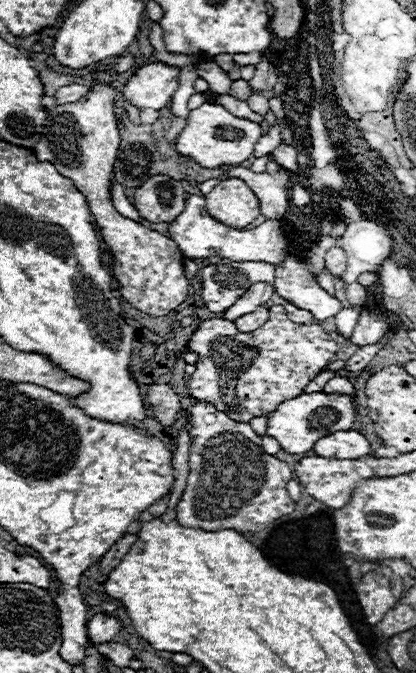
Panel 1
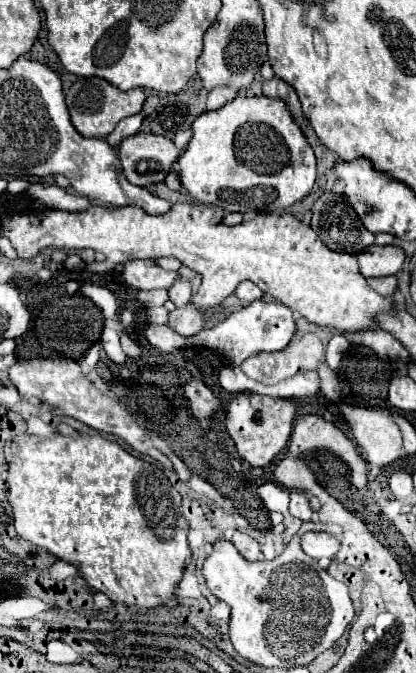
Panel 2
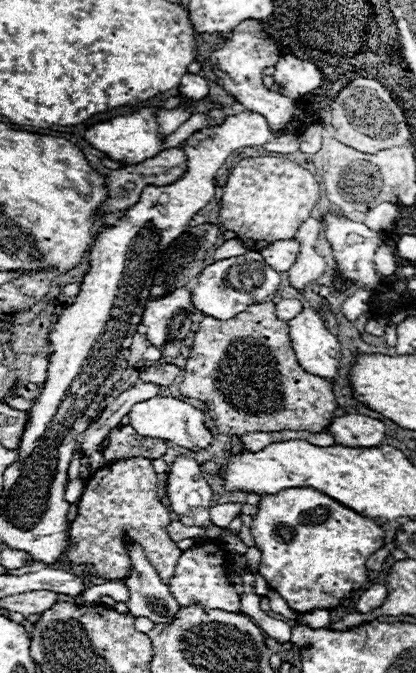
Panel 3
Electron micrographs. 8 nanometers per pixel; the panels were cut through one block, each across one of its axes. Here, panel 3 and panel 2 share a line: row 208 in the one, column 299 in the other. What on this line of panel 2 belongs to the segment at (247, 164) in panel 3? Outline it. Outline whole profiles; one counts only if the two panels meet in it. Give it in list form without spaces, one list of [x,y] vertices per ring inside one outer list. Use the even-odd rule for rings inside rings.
[[[172,204],[170,212],[160,216],[150,216],[142,212],[140,208],[126,206],[126,208],[102,208],[102,206],[90,206],[84,212],[62,212],[62,210],[38,210],[30,214],[12,214],[2,224],[2,234],[12,242],[12,246],[18,252],[18,258],[34,258],[44,248],[62,248],[62,250],[80,250],[80,248],[92,248],[98,252],[104,252],[108,262],[128,262],[136,258],[162,258],[162,256],[174,256],[190,270],[202,274],[200,290],[192,296],[192,304],[198,312],[208,312],[210,308],[218,306],[224,298],[236,292],[238,284],[242,280],[252,280],[262,292],[266,292],[270,298],[282,302],[284,306],[290,306],[292,310],[300,312],[308,322],[330,326],[336,330],[370,330],[374,324],[374,316],[378,312],[388,312],[394,304],[390,298],[380,296],[374,292],[364,276],[358,276],[358,262],[354,254],[340,254],[332,252],[326,244],[320,242],[320,238],[312,232],[310,226],[302,224],[292,214],[260,214],[252,216],[250,220],[242,222],[240,226],[226,226],[222,222],[224,208],[214,204]]]

